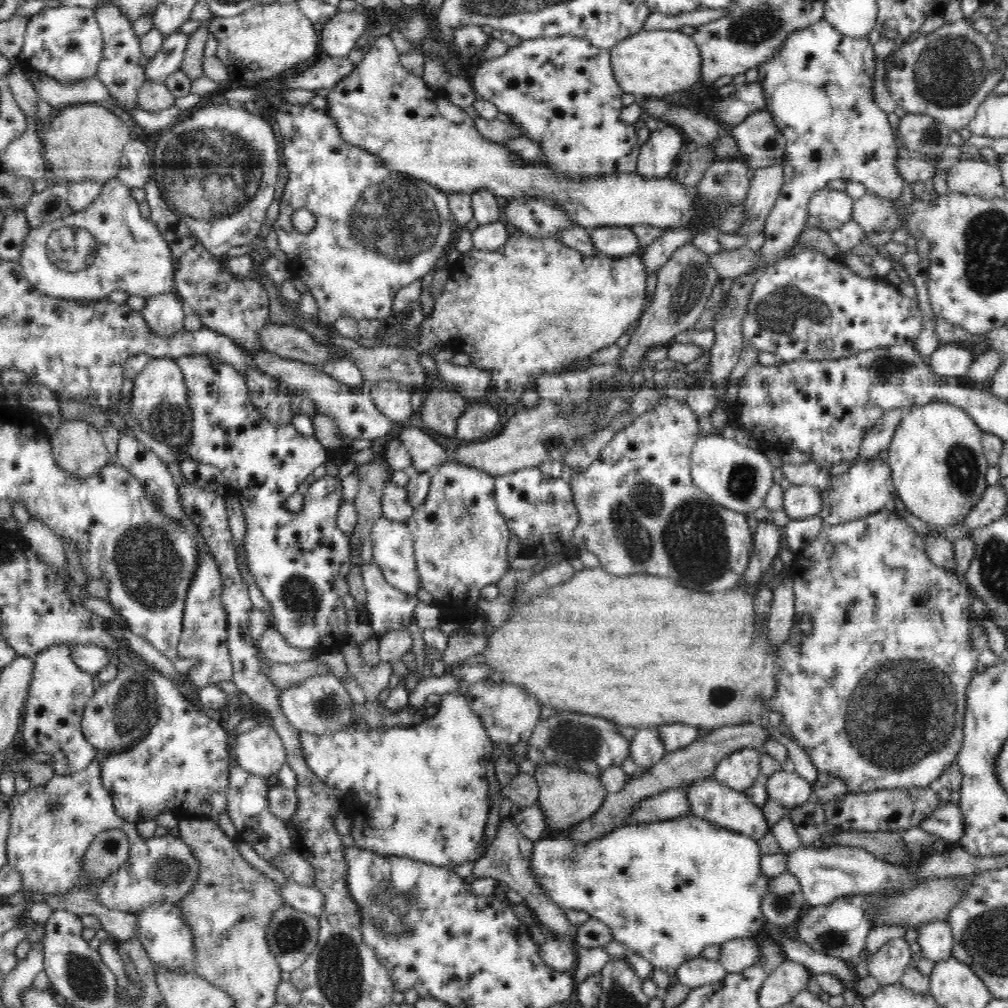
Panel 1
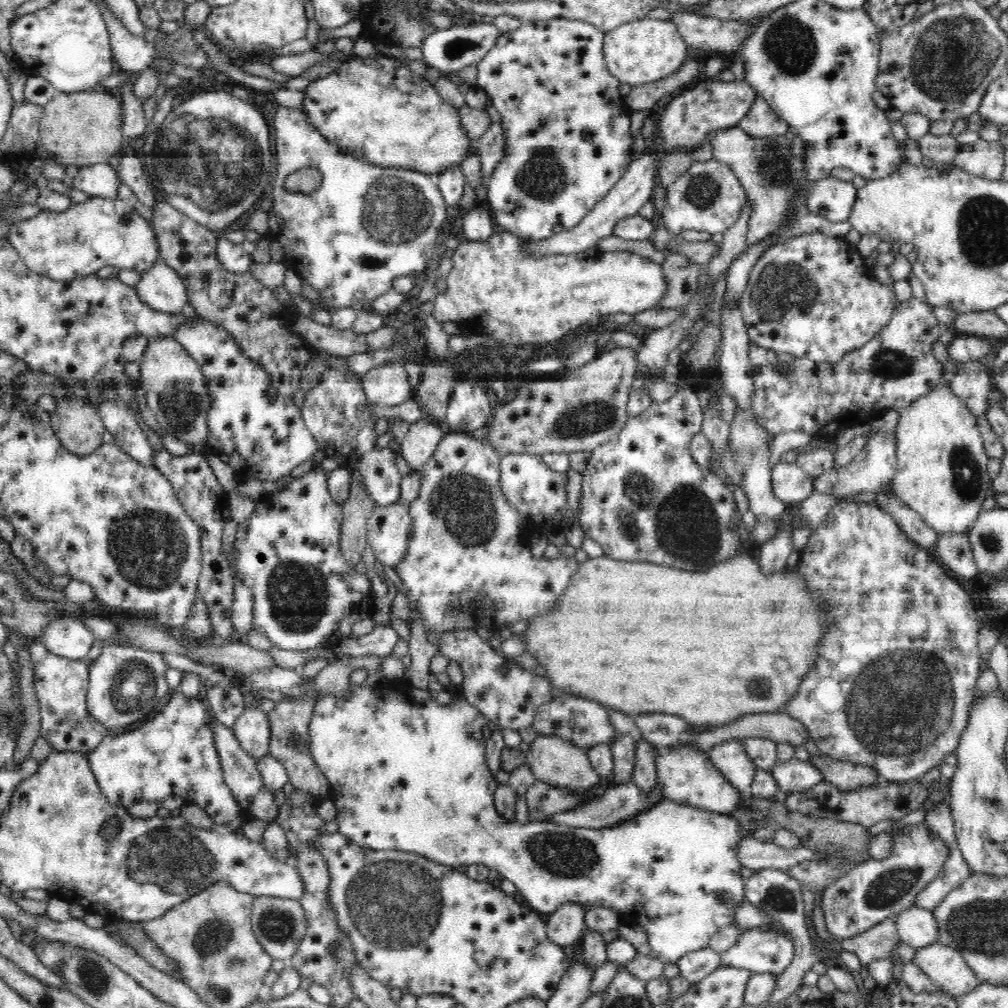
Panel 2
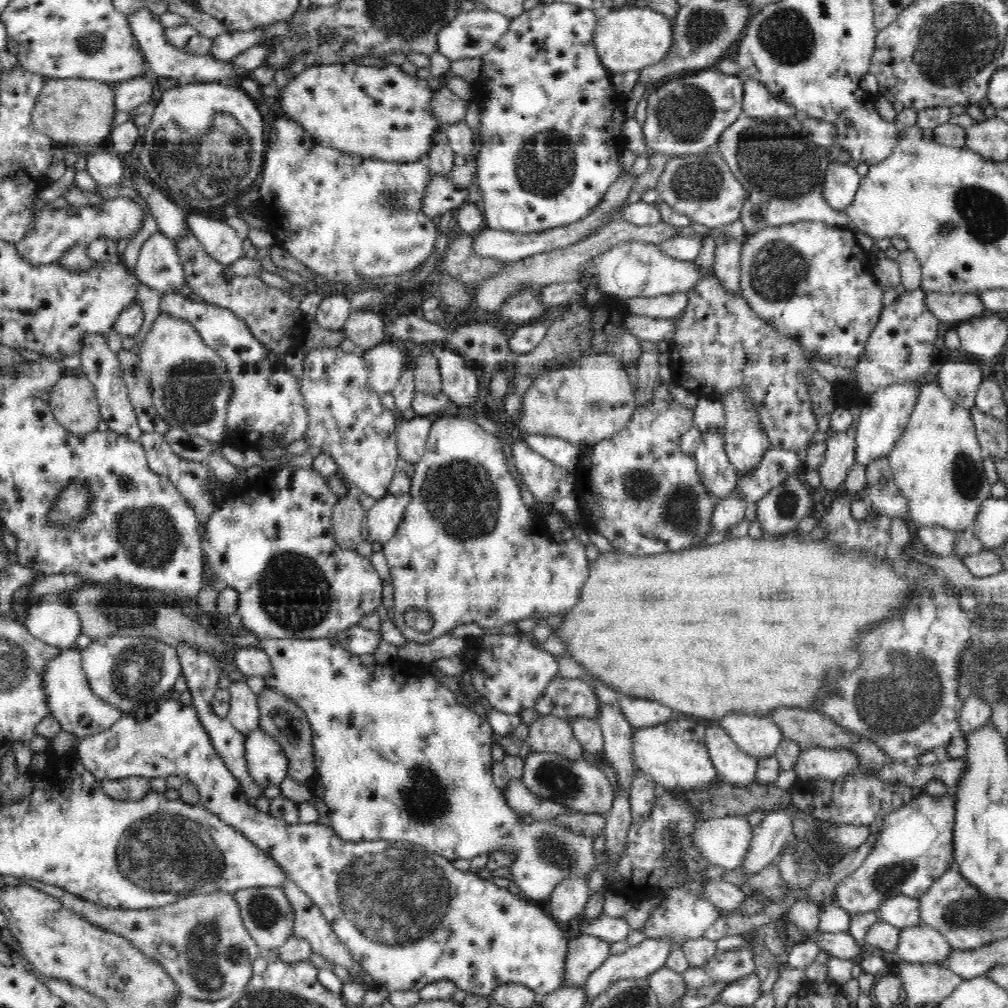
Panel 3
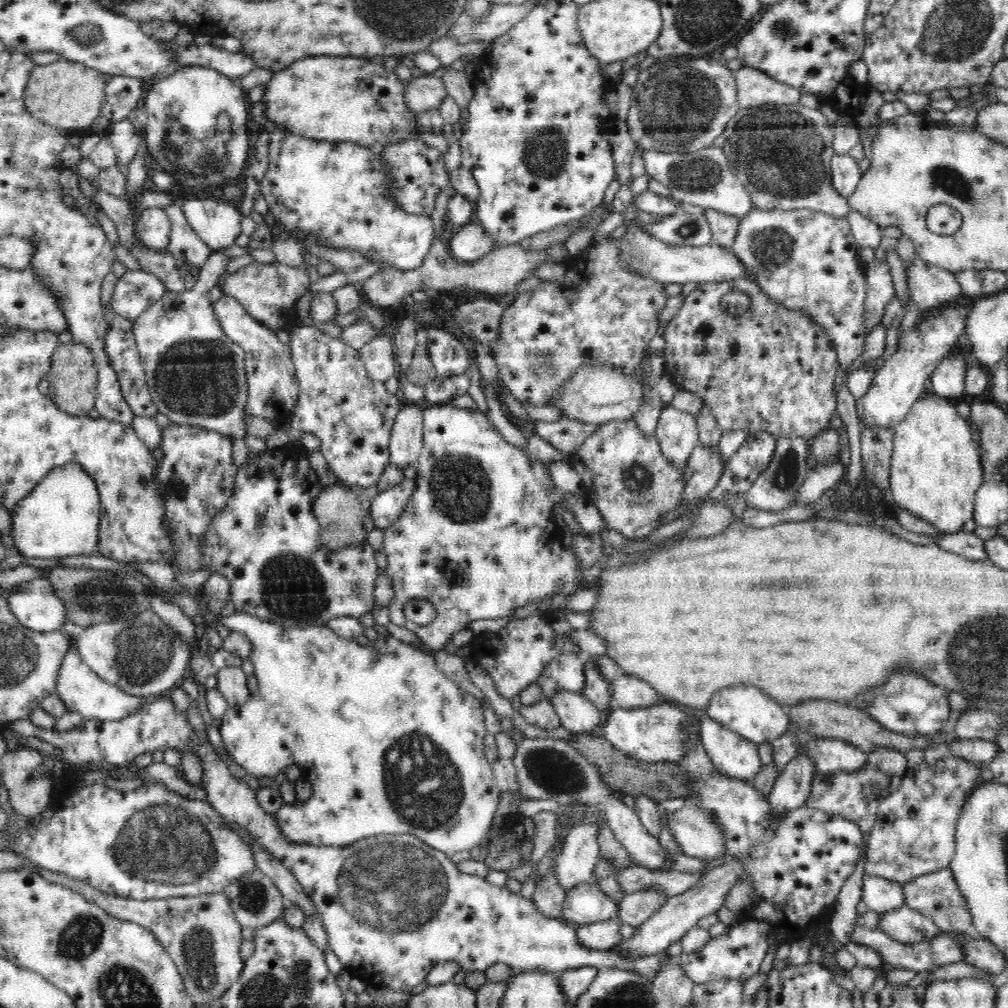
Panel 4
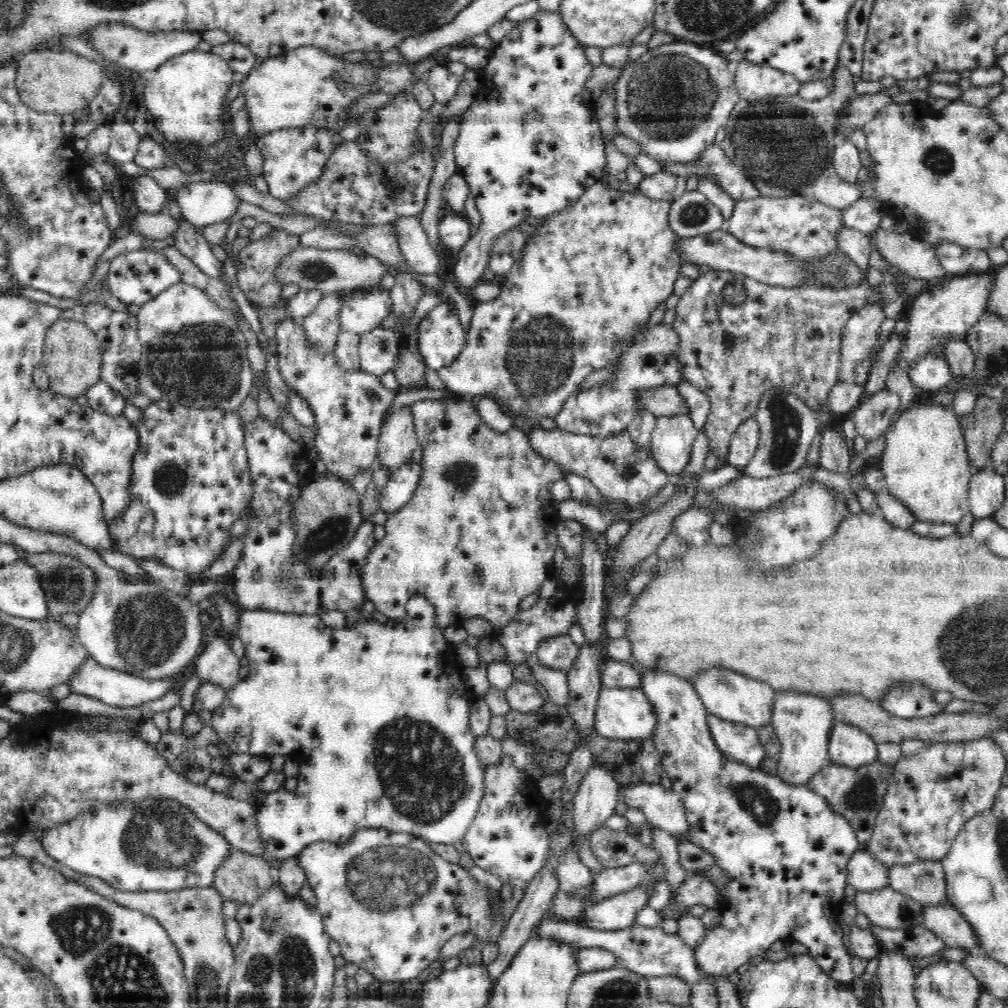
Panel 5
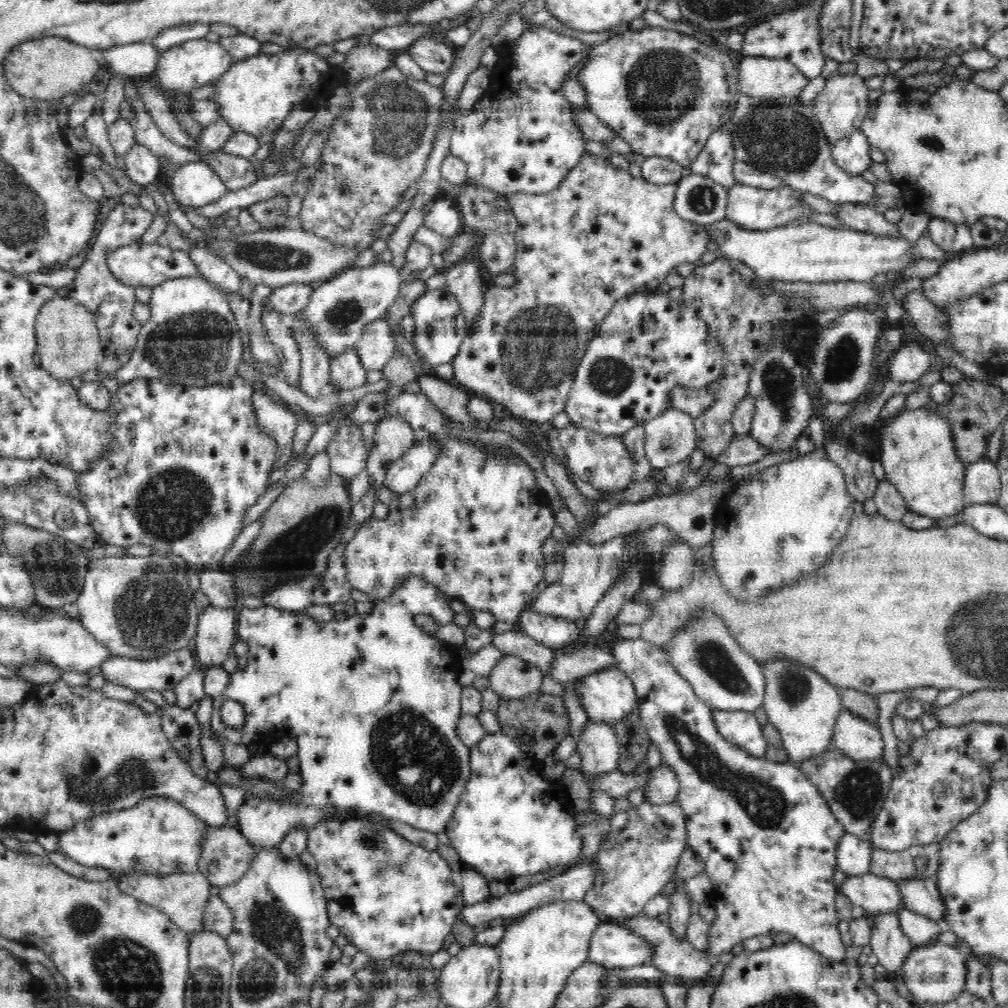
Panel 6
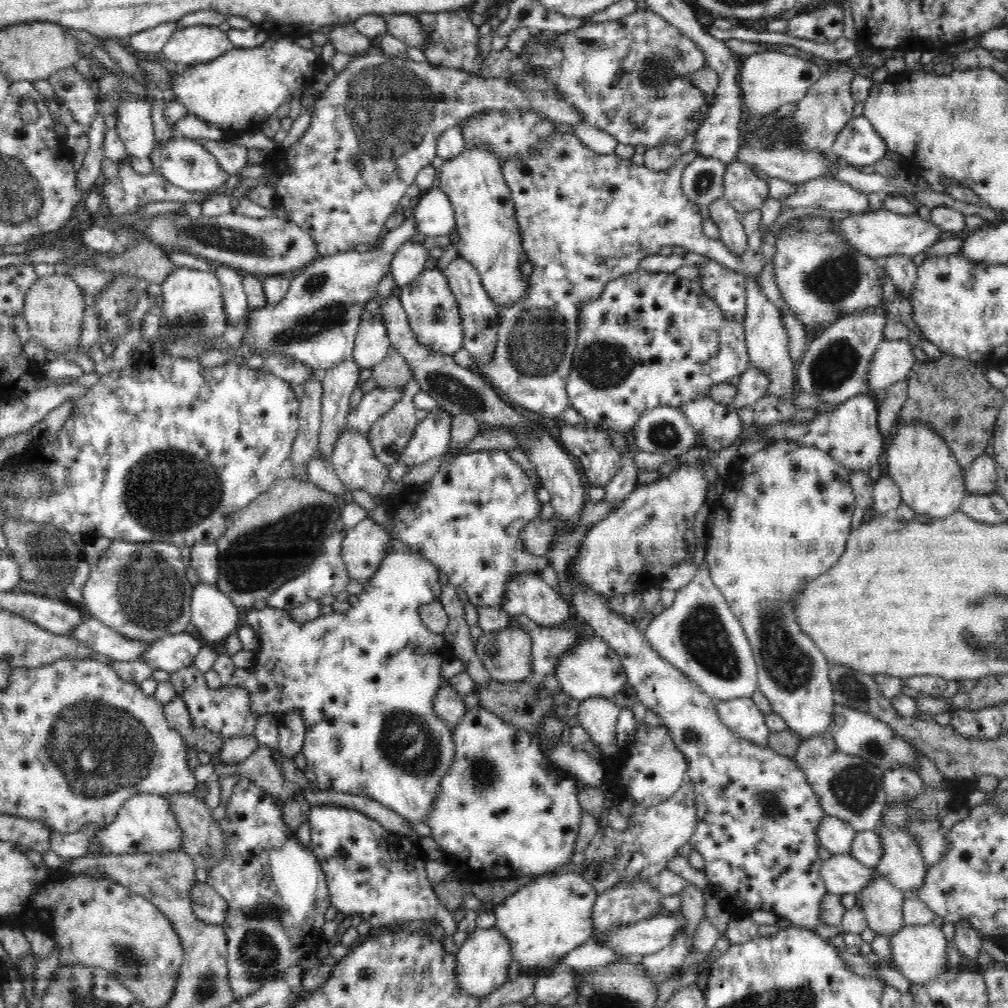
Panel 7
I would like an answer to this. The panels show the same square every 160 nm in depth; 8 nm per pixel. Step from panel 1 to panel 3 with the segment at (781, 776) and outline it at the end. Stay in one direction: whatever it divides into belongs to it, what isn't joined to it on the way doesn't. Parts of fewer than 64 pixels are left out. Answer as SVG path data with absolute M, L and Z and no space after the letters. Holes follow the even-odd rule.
M808 747L799 754L794 771L802 781L817 777L836 781L856 774L860 764L850 749Z

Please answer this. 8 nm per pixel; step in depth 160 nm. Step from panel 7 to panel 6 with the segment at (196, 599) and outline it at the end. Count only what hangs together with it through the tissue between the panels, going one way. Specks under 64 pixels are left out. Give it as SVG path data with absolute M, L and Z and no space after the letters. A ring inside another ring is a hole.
M208 606L197 621L194 653L202 670L220 668L237 640L237 610Z

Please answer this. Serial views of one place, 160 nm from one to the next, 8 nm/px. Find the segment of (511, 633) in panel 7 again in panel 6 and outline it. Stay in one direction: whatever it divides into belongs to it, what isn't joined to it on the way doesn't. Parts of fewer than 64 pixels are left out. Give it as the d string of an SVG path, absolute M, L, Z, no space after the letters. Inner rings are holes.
M504 653L488 676L491 690L502 699L523 699L533 692L540 691L545 674L534 663Z

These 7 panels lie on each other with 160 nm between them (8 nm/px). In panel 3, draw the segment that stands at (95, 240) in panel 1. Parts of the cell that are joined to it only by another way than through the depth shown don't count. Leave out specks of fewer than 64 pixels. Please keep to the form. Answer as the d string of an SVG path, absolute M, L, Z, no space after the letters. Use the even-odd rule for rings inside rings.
M112 198L101 204L66 209L44 210L39 209L34 216L34 226L22 239L15 241L15 247L24 260L33 265L54 264L63 257L63 254L74 245L86 245L98 236L106 236L117 240L132 240L141 229L145 219L145 210L130 198Z

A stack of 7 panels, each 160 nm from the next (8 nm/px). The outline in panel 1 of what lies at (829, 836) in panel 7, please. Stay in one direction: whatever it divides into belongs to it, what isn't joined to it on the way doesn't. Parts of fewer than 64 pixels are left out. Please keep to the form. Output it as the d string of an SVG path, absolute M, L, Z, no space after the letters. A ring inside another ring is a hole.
M936 919L915 926L918 930L918 946L924 958L941 961L952 957L954 937L950 925L946 921Z

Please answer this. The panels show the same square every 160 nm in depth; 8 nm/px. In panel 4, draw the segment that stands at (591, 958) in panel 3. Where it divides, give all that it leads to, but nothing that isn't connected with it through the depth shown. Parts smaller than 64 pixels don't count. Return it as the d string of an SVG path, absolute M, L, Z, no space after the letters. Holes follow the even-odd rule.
M612 917L595 923L579 925L576 930L578 941L590 949L609 949L624 938L620 934L620 919Z

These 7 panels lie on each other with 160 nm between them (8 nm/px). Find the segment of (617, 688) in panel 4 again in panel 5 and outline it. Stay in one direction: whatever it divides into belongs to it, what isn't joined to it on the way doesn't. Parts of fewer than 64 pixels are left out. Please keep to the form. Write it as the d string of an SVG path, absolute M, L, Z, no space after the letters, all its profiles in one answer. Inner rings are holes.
M608 659L602 665L601 687L642 690L642 675L631 661L618 662Z

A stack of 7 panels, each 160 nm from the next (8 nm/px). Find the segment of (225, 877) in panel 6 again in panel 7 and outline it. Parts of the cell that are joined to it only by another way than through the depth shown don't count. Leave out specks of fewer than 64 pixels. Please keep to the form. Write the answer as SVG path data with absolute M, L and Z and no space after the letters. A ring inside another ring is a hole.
M168 793L164 796L170 804L172 815L176 817L176 821L183 832L181 848L192 857L196 868L208 870L211 866L223 861L224 851L227 847L225 844L227 836L224 836L224 833L219 829L218 821L212 818L212 810L208 805L188 793Z

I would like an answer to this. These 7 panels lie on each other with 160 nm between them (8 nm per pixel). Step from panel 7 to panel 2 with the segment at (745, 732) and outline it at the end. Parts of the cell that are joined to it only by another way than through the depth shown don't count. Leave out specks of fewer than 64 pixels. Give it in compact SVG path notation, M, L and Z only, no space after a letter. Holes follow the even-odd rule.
M732 739L716 744L707 755L716 770L720 771L742 796L751 794L752 782L758 768L748 756L741 740Z

